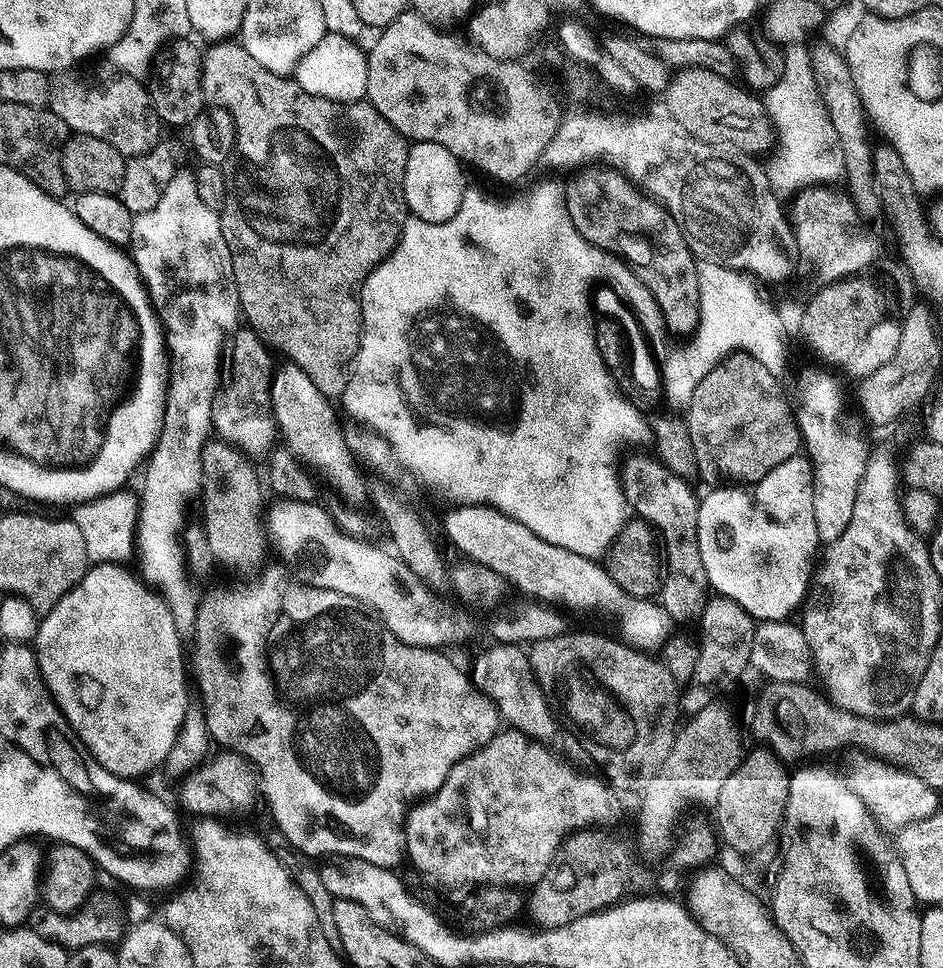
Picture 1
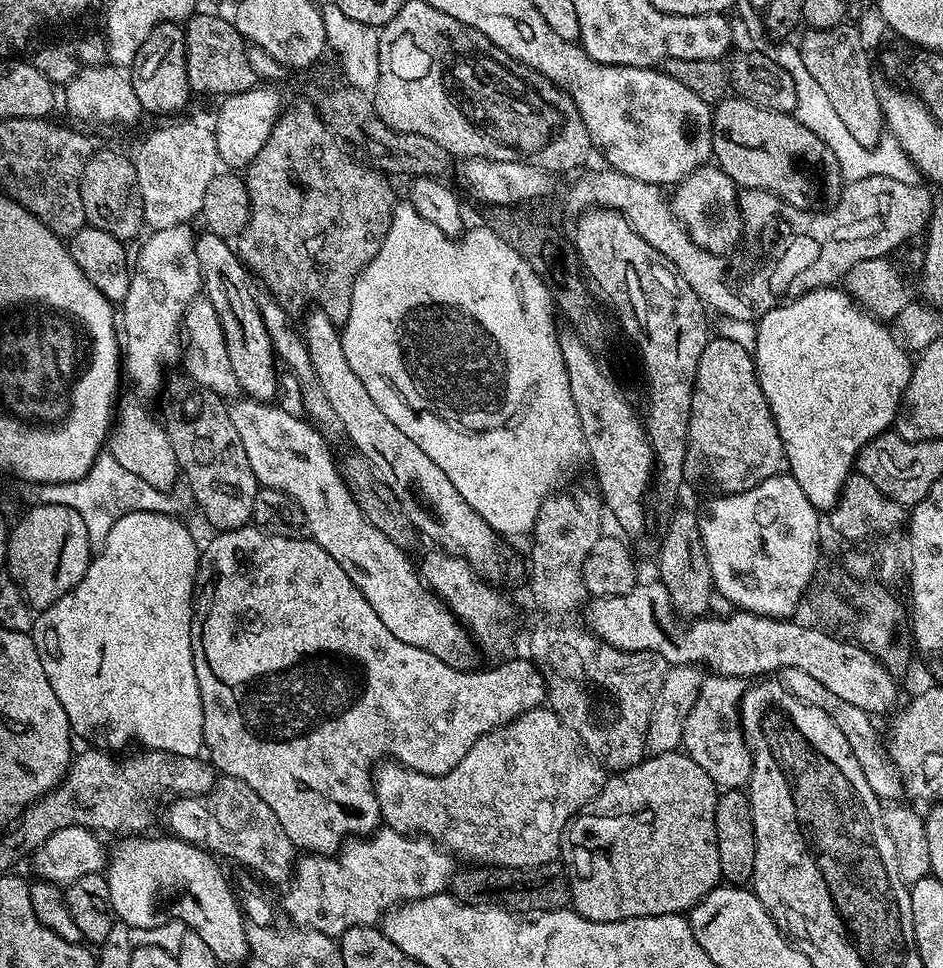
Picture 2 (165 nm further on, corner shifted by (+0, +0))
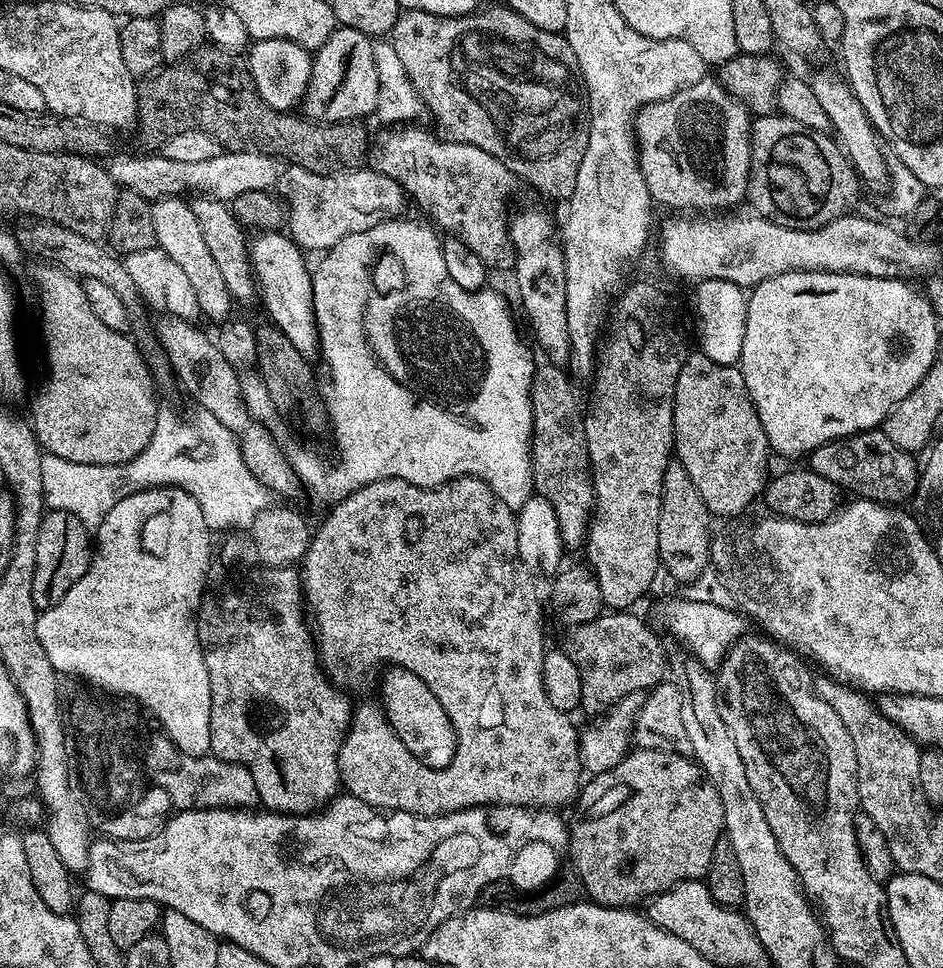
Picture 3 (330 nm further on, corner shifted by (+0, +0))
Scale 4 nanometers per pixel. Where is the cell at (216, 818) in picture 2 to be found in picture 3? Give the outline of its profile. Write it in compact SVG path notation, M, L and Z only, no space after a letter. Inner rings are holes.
M156 740L143 753L142 764L145 769L153 772L160 784L168 786L167 793L171 795L173 809L189 812L195 808L252 806L252 803L255 805L259 801L258 786L254 786L250 770L246 770L241 764L226 762L211 754L176 760L176 756L169 750L167 740Z

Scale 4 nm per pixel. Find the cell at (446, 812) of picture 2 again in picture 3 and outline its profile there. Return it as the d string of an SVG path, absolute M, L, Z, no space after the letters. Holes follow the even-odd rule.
M458 476L455 480L448 480L436 488L419 488L405 480L391 478L375 480L350 493L344 500L335 501L327 512L328 517L321 522L320 529L311 533L308 549L302 561L302 596L311 619L312 616L316 619L314 648L318 653L319 667L333 685L341 684L344 688L362 687L367 682L372 668L378 667L379 664L405 668L422 682L426 682L426 686L430 686L434 698L442 702L442 710L446 710L452 729L456 731L456 753L451 762L445 768L428 768L422 762L418 762L418 758L414 758L410 750L406 750L402 738L398 738L398 734L388 723L388 717L379 703L357 703L351 725L340 741L340 752L336 755L343 791L366 802L371 808L389 812L409 812L415 816L445 816L467 808L502 804L537 810L556 810L561 807L559 804L575 801L582 784L578 728L577 725L572 725L573 717L569 713L558 710L558 706L550 702L548 692L544 688L541 666L544 664L546 643L544 644L544 632L540 629L540 600L536 597L535 586L532 585L533 573L520 558L516 512L513 508L506 506L506 502L502 502L502 498L494 494L494 490L486 481L476 476Z

